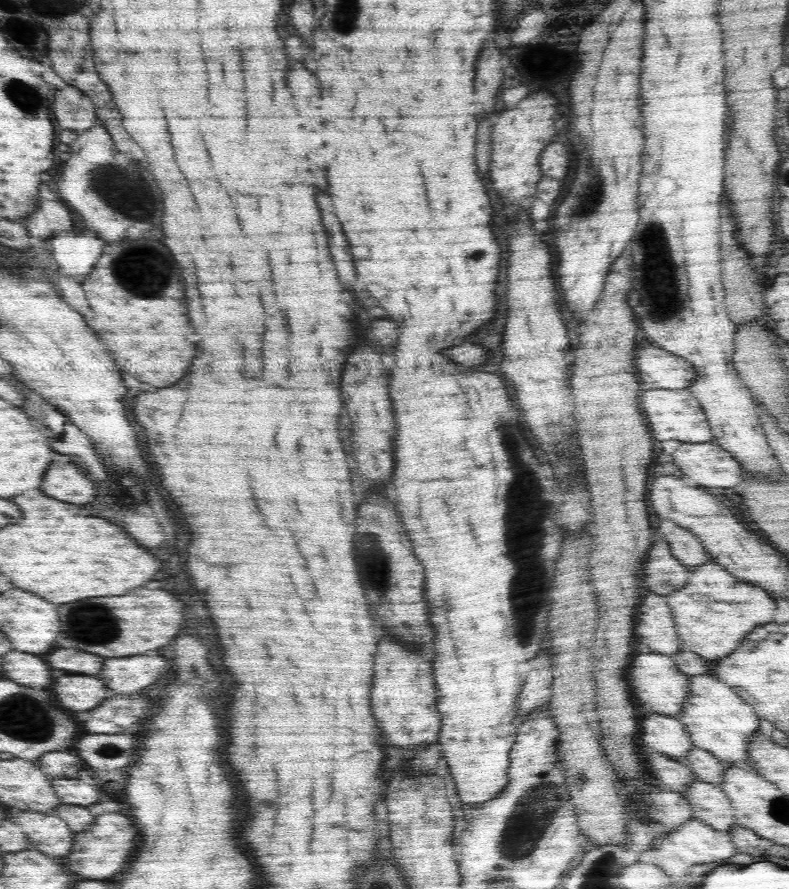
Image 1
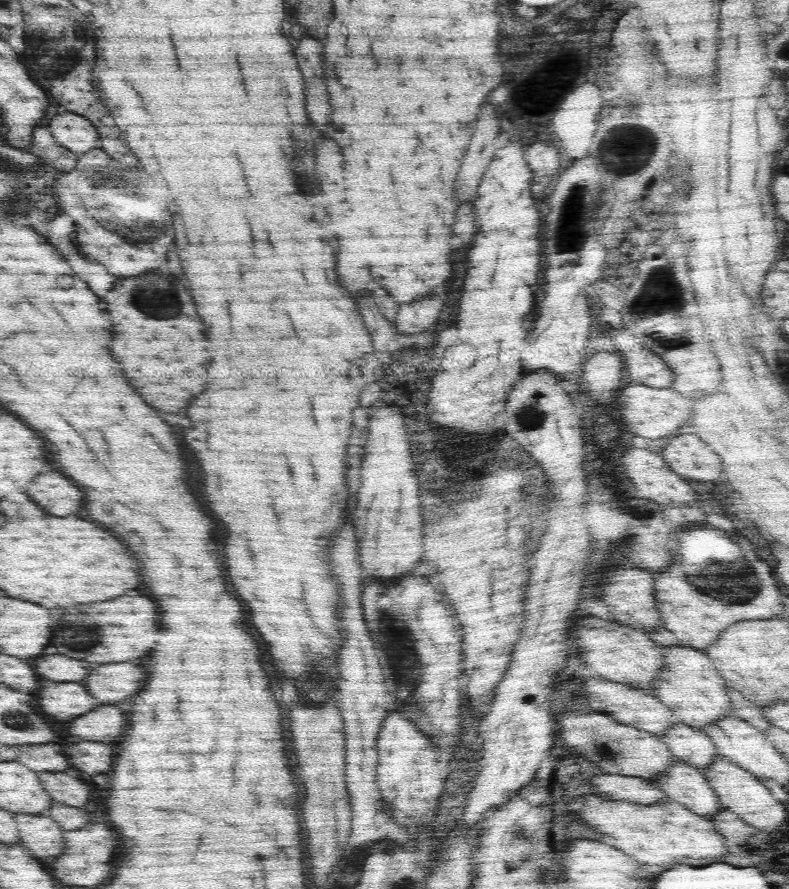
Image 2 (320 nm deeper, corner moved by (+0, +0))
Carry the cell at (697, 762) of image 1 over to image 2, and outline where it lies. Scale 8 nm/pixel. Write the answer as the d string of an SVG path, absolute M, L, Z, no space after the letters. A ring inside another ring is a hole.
M678 722L664 730L661 737L675 757L696 768L703 770L720 758L713 740L702 729Z

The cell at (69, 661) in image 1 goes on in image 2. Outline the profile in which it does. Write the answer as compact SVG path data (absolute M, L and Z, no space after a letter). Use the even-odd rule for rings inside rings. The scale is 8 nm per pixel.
M62 654L42 656L34 662L34 668L40 676L54 682L80 682L90 674L88 662L78 662L74 658L66 658Z

